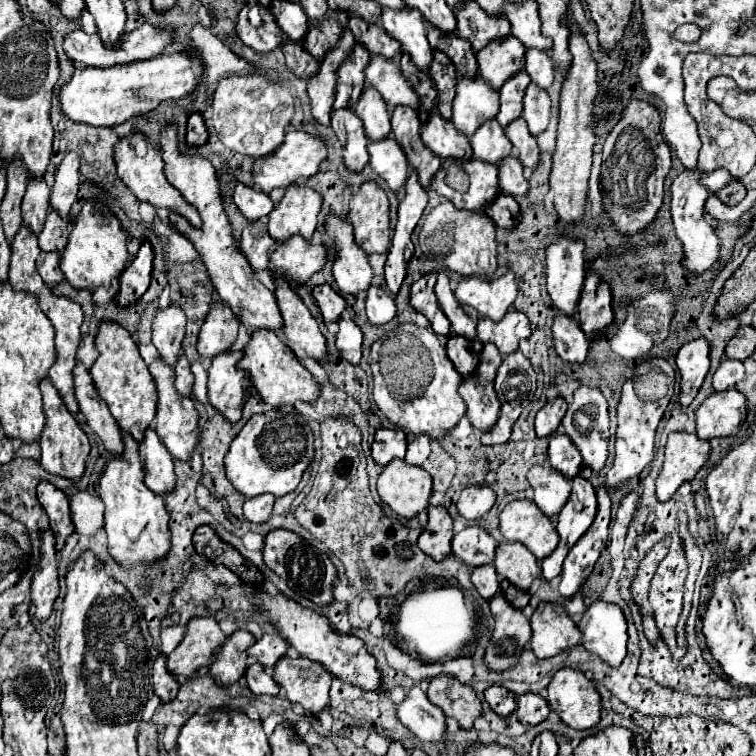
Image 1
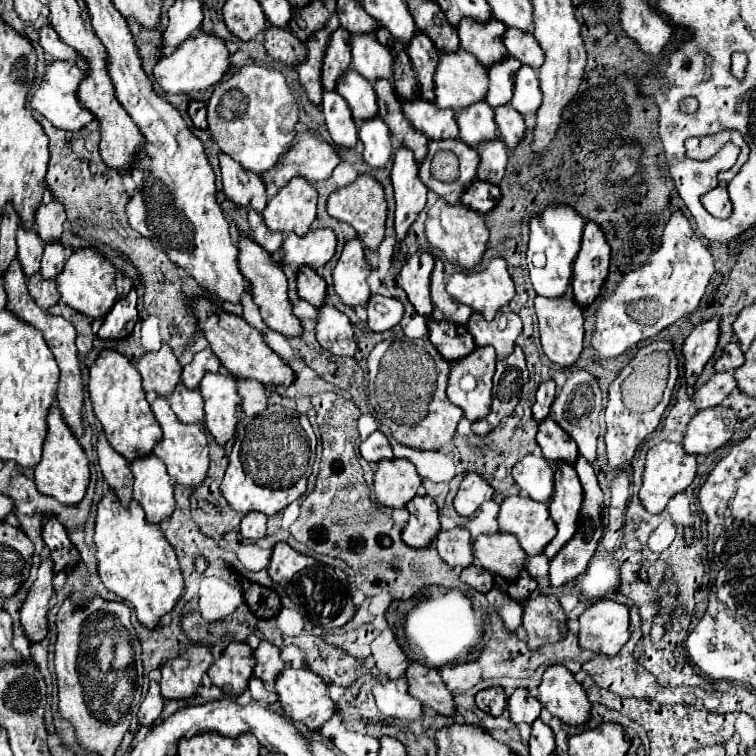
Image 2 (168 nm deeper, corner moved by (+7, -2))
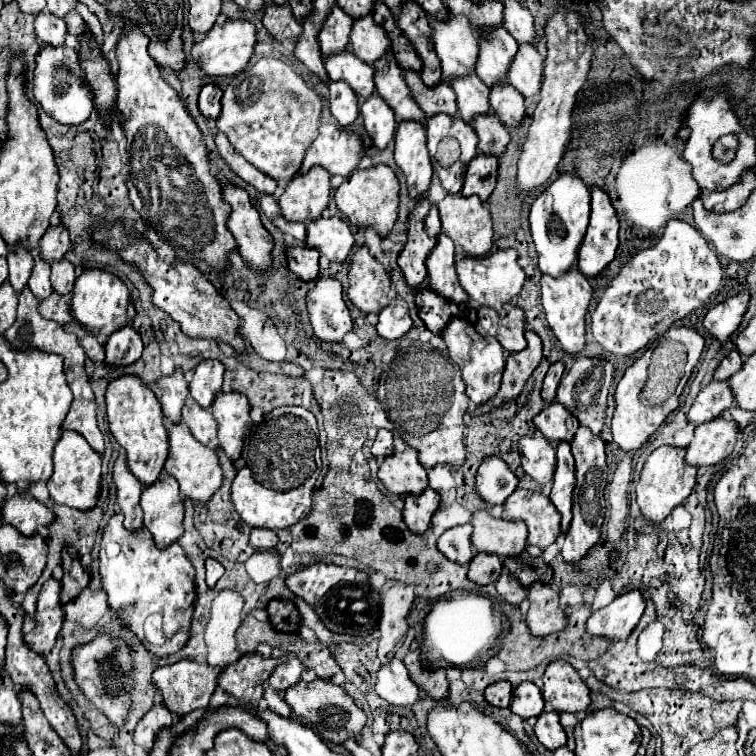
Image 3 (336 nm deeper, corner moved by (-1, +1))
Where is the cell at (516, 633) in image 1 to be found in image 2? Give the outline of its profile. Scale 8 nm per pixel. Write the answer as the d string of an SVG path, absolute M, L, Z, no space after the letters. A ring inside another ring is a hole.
M498 587L490 589L490 593L486 595L490 607L500 615L500 619L504 621L506 631L514 633L518 629L518 625L522 625L522 607L520 603L516 603L514 599L510 599L506 593L502 593Z

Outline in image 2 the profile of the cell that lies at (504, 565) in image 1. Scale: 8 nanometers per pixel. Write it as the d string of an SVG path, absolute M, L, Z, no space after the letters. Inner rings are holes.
M510 533L480 535L474 539L474 557L492 575L500 575L506 581L518 579L526 563L526 553L518 539Z

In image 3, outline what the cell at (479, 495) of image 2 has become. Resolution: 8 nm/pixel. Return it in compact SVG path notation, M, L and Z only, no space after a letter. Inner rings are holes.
M498 456L482 460L476 472L476 490L490 504L502 504L518 486L516 474Z

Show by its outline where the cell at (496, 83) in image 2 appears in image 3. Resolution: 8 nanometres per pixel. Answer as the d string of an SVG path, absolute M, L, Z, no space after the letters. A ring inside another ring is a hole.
M504 26L482 28L478 40L480 40L480 52L476 62L476 74L486 86L492 86L506 78L508 66L516 56L518 44Z

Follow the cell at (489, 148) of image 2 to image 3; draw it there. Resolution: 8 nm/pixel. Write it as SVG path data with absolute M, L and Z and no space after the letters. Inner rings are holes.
M494 112L476 116L472 126L480 138L478 150L482 150L484 154L496 154L496 156L500 156L506 150L506 144L510 142L510 134L504 128L504 124L500 124L500 118L494 116Z

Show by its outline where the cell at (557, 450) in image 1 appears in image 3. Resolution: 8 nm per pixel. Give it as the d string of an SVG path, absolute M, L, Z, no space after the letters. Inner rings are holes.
M552 402L540 414L534 416L534 426L548 438L548 440L566 440L570 442L578 430L578 420L568 412L560 402Z

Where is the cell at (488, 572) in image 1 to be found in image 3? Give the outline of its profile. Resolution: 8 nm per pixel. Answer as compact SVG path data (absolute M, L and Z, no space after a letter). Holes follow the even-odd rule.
M476 554L470 560L468 568L468 578L480 586L486 586L490 582L496 582L502 572L502 562L498 556L488 556L488 554Z

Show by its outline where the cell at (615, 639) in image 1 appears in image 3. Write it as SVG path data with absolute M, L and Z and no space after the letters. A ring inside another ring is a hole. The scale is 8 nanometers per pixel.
M630 590L616 596L608 606L592 612L588 618L588 632L592 636L606 636L608 640L626 640L638 624L646 602L640 590Z

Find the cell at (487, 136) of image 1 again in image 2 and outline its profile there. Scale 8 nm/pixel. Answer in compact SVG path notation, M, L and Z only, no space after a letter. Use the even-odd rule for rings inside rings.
M480 101L470 105L468 109L456 113L456 121L460 127L460 139L470 147L478 147L482 141L496 139L496 121L494 109L488 103Z

